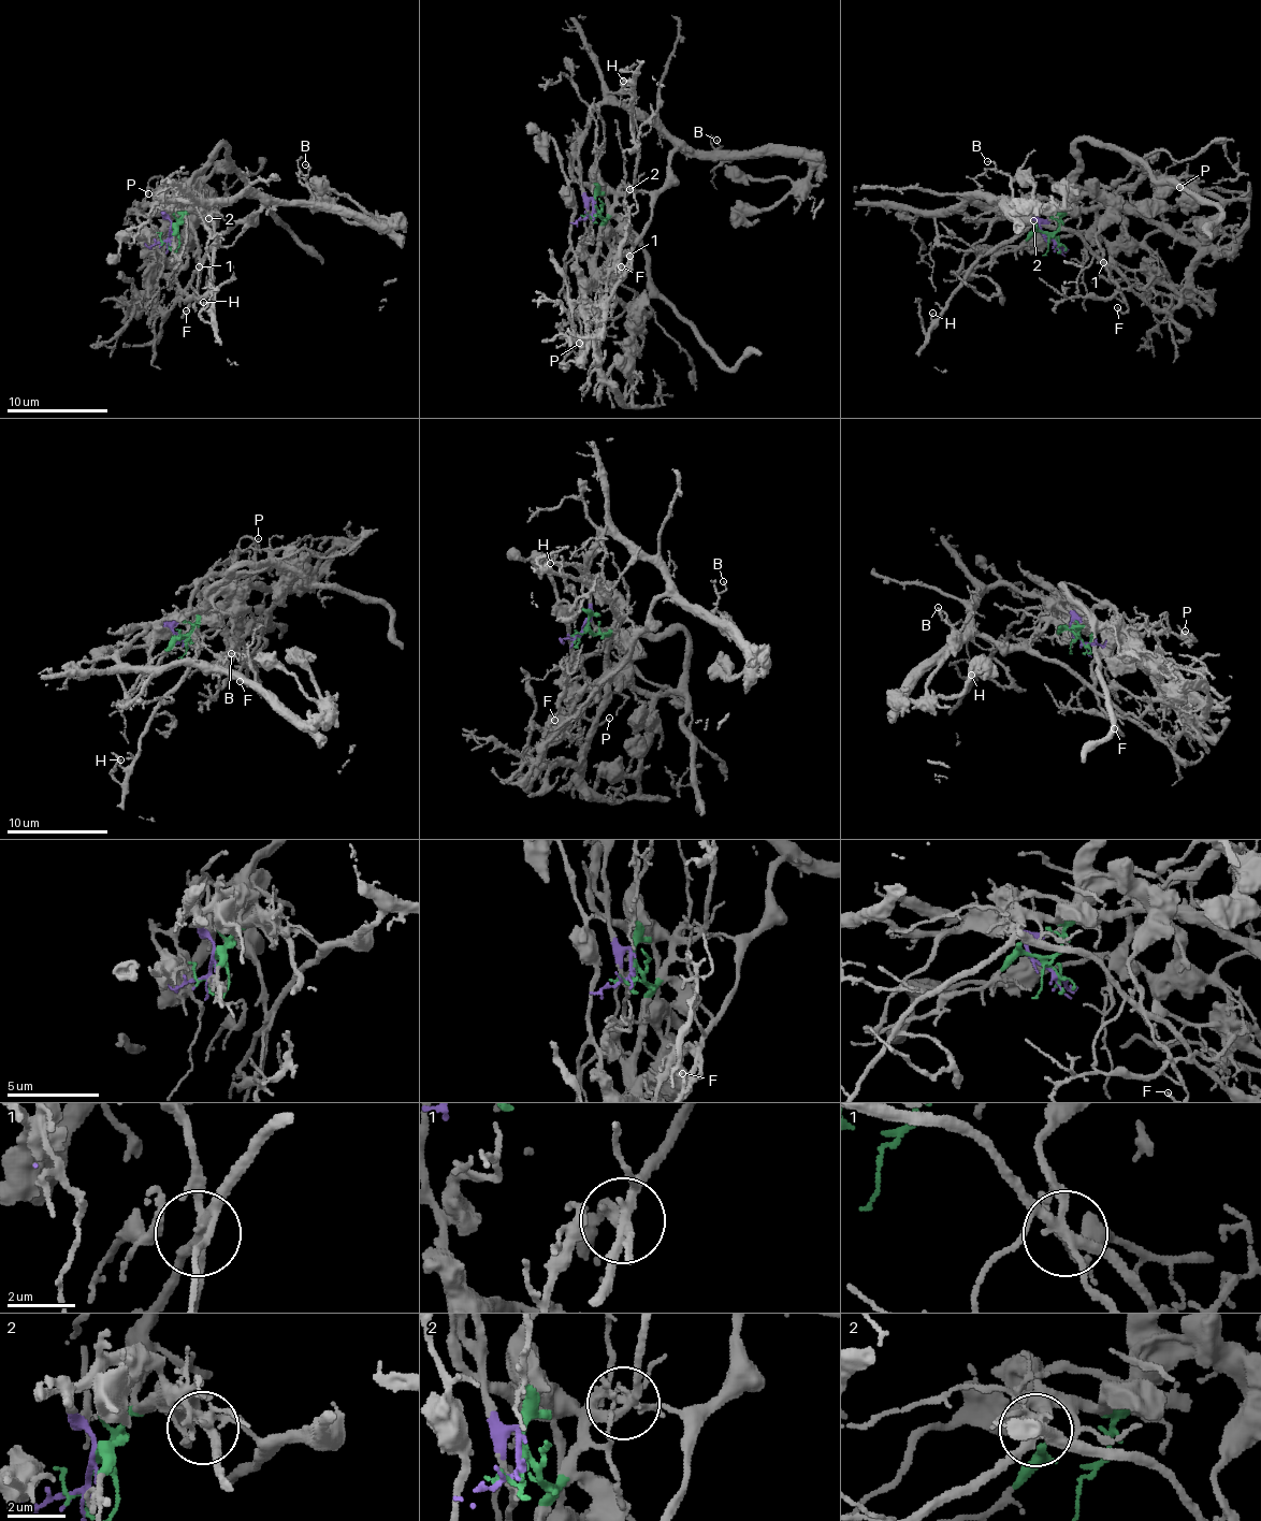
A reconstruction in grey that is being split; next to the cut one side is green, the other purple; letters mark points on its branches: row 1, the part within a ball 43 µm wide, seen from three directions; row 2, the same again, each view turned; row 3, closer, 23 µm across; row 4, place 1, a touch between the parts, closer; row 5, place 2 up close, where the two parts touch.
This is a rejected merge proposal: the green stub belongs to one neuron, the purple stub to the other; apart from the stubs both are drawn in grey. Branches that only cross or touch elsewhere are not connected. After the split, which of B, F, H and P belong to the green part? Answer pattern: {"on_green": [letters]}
{"on_green": ["F", "H", "P"]}

